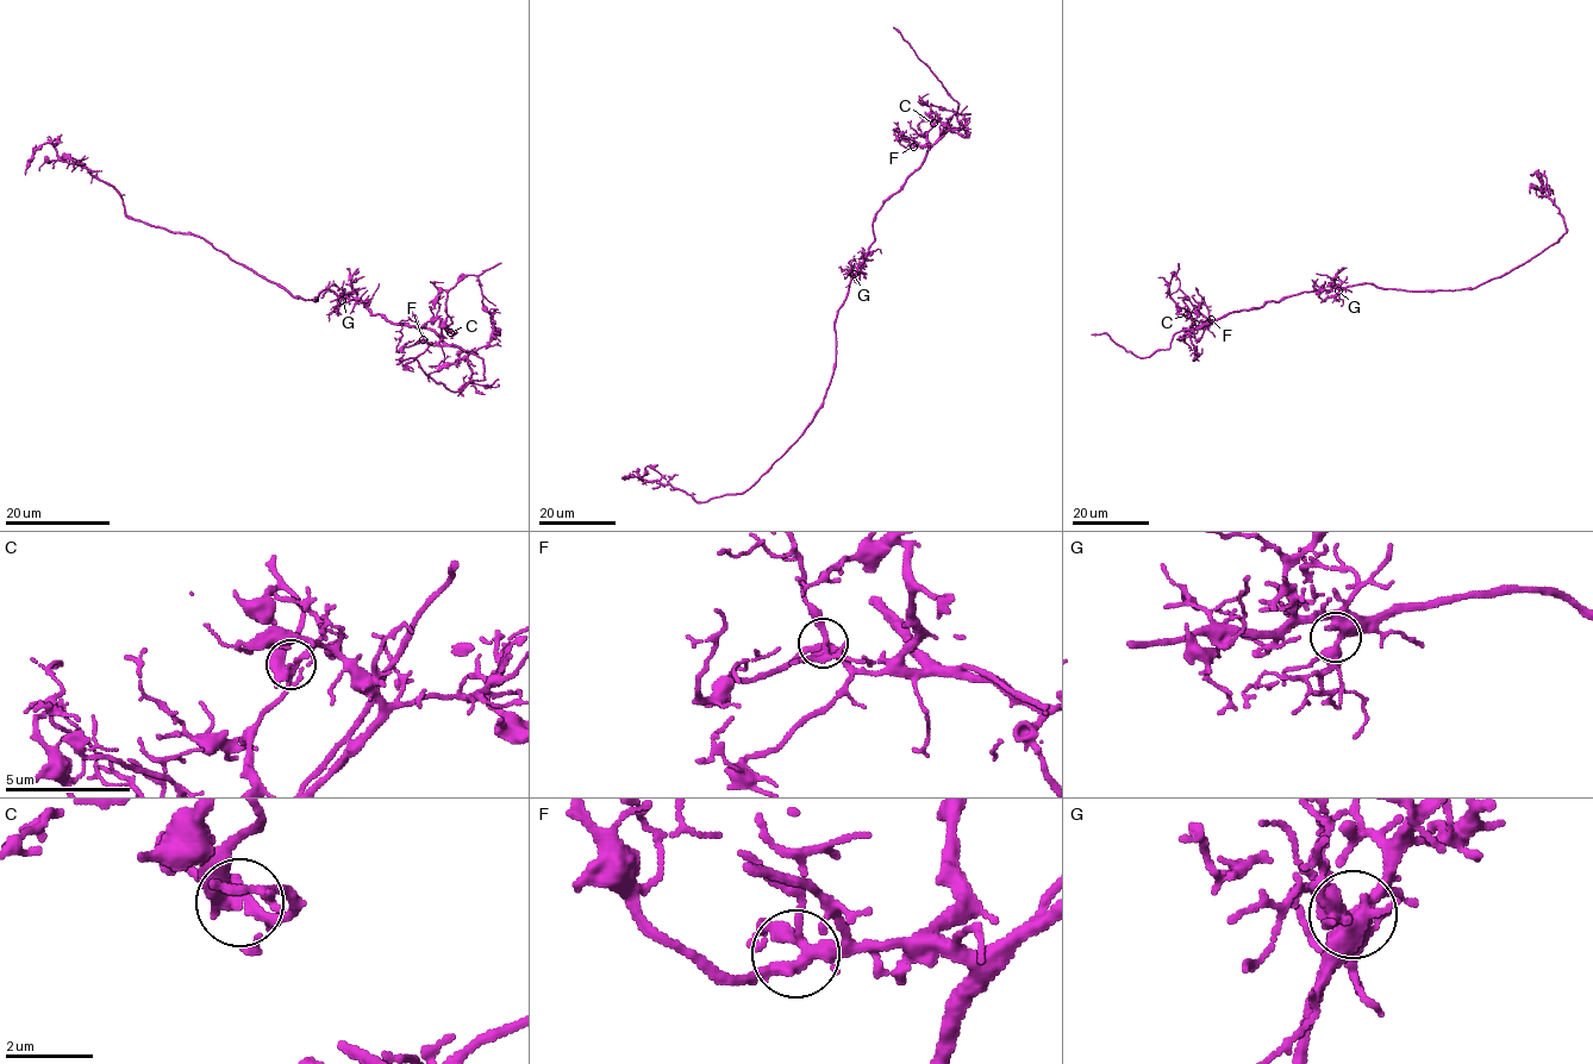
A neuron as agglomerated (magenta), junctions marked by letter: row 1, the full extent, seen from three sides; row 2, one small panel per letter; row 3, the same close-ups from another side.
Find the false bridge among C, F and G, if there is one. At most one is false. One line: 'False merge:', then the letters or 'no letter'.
False merge: C

